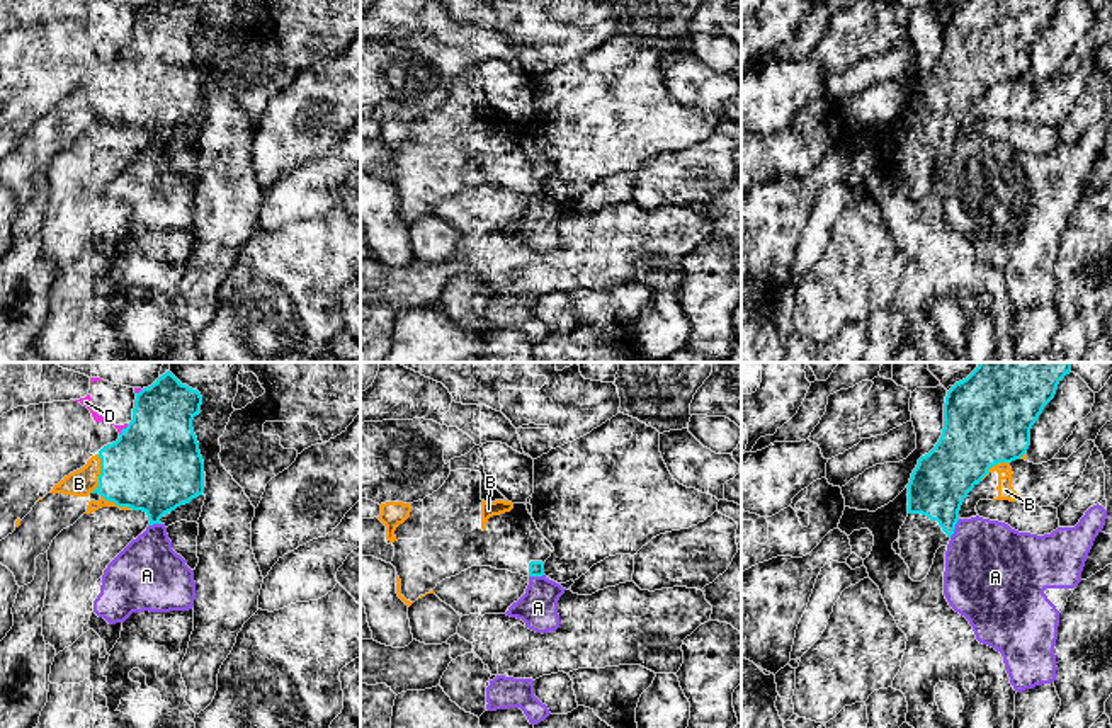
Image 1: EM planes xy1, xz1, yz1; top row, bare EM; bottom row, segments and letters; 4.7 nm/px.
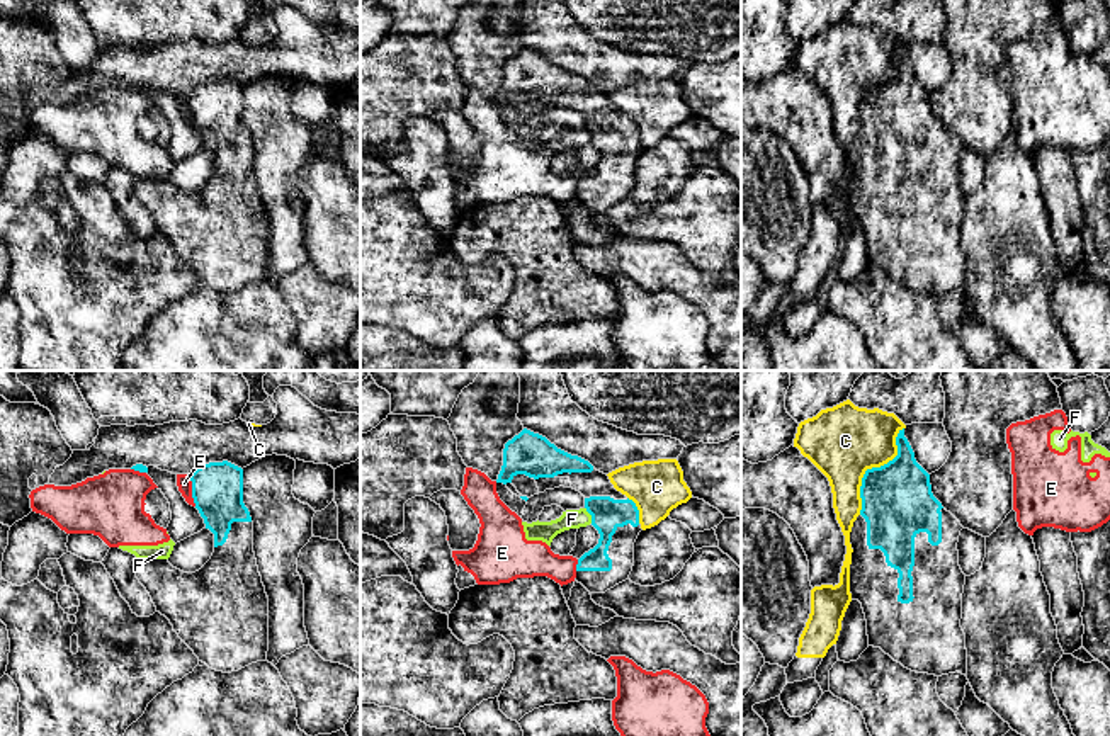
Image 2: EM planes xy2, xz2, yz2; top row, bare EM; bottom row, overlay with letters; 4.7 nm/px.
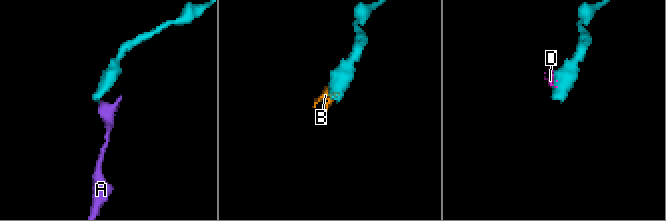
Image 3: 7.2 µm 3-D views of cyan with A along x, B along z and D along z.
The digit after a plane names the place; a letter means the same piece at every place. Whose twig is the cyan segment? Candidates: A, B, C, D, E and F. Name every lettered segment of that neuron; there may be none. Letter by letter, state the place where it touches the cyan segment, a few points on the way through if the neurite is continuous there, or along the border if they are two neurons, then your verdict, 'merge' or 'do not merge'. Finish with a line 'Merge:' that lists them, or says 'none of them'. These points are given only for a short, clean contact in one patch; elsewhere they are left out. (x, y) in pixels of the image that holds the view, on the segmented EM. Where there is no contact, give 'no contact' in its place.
A: contact yz1 (954, 528); border yz1 (959, 519), (949, 536); do not merge
B: contact xy1 (99, 475); do not merge
C: contact yz2 (872, 468); do not merge
D: contact xy1 (123, 429); do not merge
E: contact xy2 (192, 490); do not merge
F: contact xz2 (590, 514); do not merge
Merge: none of them

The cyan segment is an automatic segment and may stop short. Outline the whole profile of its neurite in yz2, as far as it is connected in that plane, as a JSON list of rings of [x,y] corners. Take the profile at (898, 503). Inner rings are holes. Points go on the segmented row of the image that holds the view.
[[[904,428],[896,437],[898,456],[881,467],[867,469],[862,478],[862,510],[850,532],[852,600],[862,603],[869,646],[881,648],[894,661],[916,673],[935,677],[962,673],[967,677],[966,634],[960,627],[962,593],[966,575],[959,566],[957,542],[960,522],[933,496],[930,474],[916,462],[915,452],[904,437]]]

